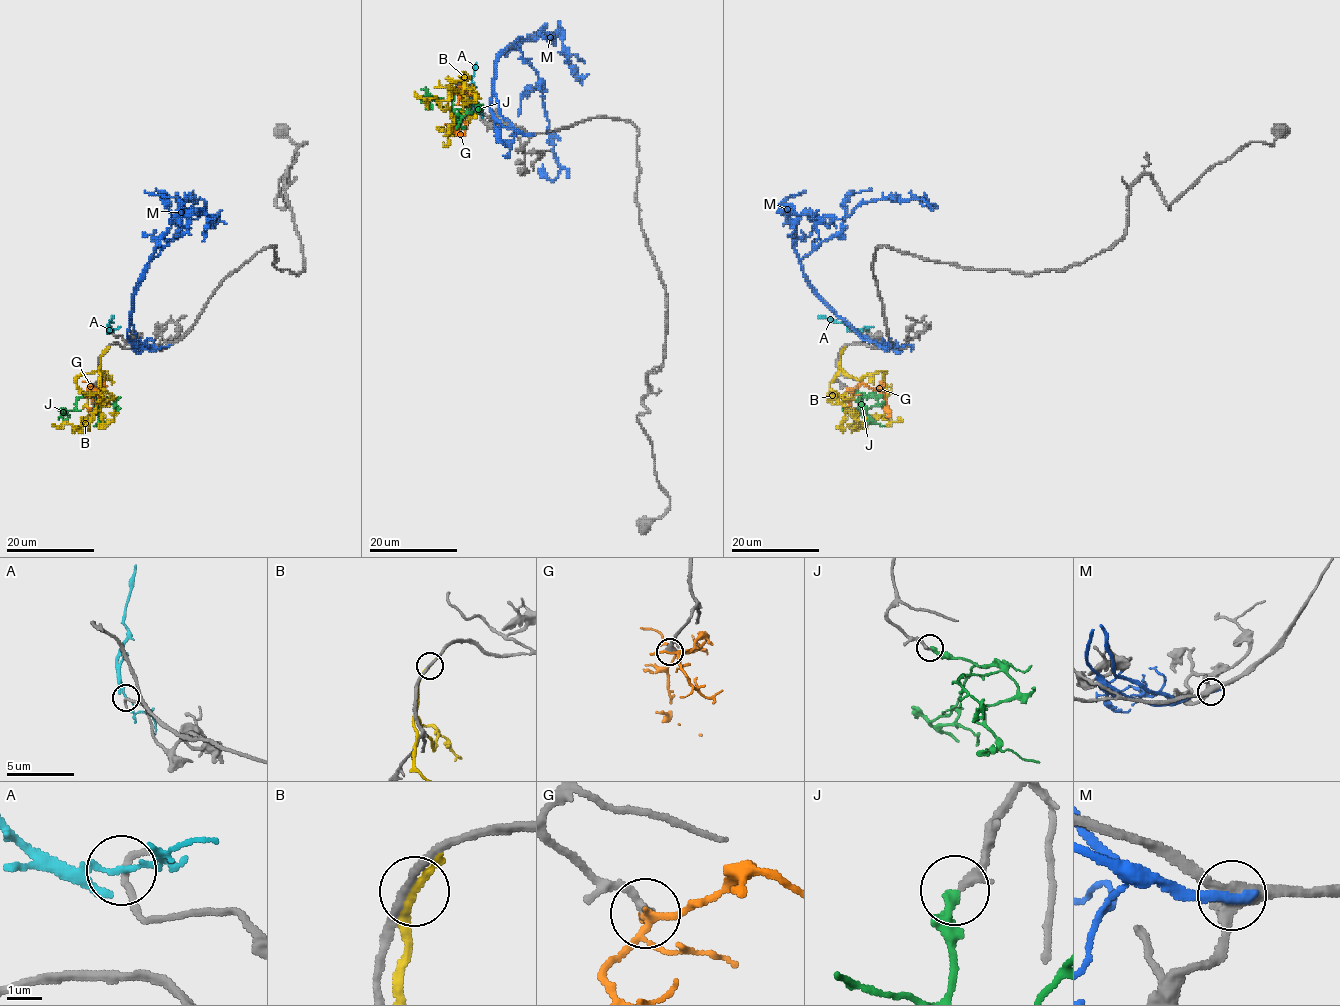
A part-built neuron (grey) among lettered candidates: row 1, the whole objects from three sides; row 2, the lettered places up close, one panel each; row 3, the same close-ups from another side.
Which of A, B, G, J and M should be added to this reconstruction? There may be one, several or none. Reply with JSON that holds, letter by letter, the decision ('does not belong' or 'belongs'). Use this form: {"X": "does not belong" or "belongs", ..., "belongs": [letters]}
{"A": "does not belong", "B": "does not belong", "G": "does not belong", "J": "belongs", "M": "does not belong", "belongs": ["J"]}

